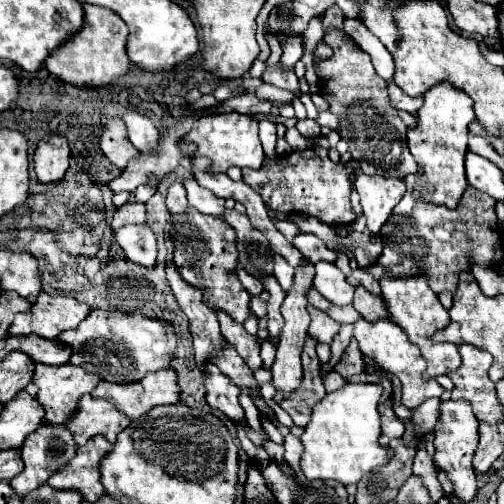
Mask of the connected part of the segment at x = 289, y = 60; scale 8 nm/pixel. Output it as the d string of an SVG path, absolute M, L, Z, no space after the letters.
M298 33L294 37L288 37L288 39L282 39L280 43L282 43L282 51L284 51L284 55L282 55L280 61L284 63L284 67L292 69L294 63L304 55L304 39L302 39L302 33Z

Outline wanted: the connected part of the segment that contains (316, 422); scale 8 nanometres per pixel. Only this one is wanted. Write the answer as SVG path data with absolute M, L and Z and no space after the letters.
M346 383L334 393L328 393L312 413L312 421L306 425L300 437L304 453L300 469L306 479L338 481L342 485L358 483L366 473L382 467L390 461L392 449L380 445L380 403L382 387L376 383Z

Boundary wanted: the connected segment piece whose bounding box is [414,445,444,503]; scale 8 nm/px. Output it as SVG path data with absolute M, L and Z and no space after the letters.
M420 445L416 449L416 459L414 459L414 475L422 477L424 481L424 487L428 489L430 493L430 499L432 503L438 503L442 497L444 497L444 491L442 491L442 485L436 477L436 469L432 465L432 457L426 453L424 445Z

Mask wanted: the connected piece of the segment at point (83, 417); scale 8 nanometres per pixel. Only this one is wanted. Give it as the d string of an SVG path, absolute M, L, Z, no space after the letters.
M84 395L78 415L66 423L78 445L84 445L94 435L104 435L110 443L116 443L116 435L130 425L130 419L120 413L110 401Z

